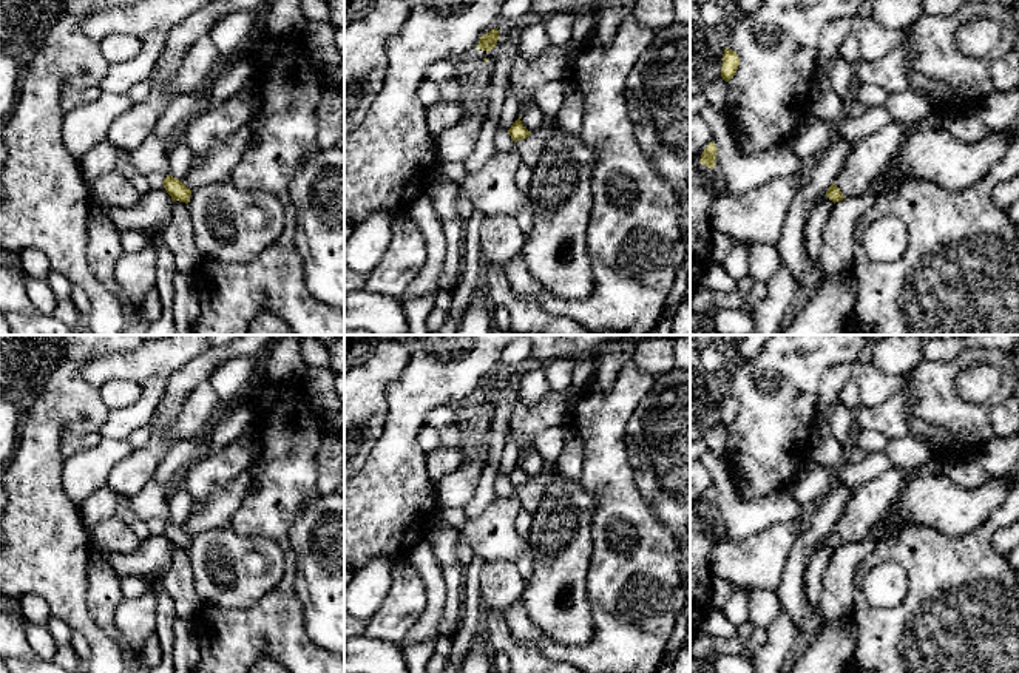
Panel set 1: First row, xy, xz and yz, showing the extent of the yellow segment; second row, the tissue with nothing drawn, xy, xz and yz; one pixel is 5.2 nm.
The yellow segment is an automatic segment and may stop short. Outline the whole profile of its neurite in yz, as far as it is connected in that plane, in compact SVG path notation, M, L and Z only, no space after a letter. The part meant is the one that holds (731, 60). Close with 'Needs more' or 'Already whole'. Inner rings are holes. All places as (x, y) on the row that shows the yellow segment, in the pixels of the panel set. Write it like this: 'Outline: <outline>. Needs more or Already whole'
Outline: M726 48L723 54L721 77L729 82L740 66L740 57L735 51Z. Already whole

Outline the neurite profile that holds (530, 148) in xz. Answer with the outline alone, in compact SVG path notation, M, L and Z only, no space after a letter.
M543 125L542 128L533 131L526 139L516 142L516 150L522 157L522 164L534 168L539 161L545 144L554 134L554 125Z

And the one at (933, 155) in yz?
M946 128L909 133L900 153L882 171L889 181L879 196L891 194L903 181L925 179L946 191L976 185L1005 156L1013 137L988 130L977 142L959 142Z

